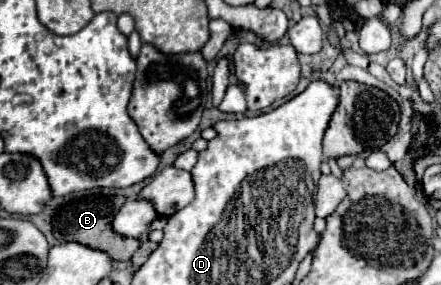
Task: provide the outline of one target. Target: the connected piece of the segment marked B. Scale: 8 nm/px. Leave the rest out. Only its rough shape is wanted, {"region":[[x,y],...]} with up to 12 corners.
{"region":[[81,196],[57,208],[53,236],[131,260],[137,238],[111,230],[123,196]]}

